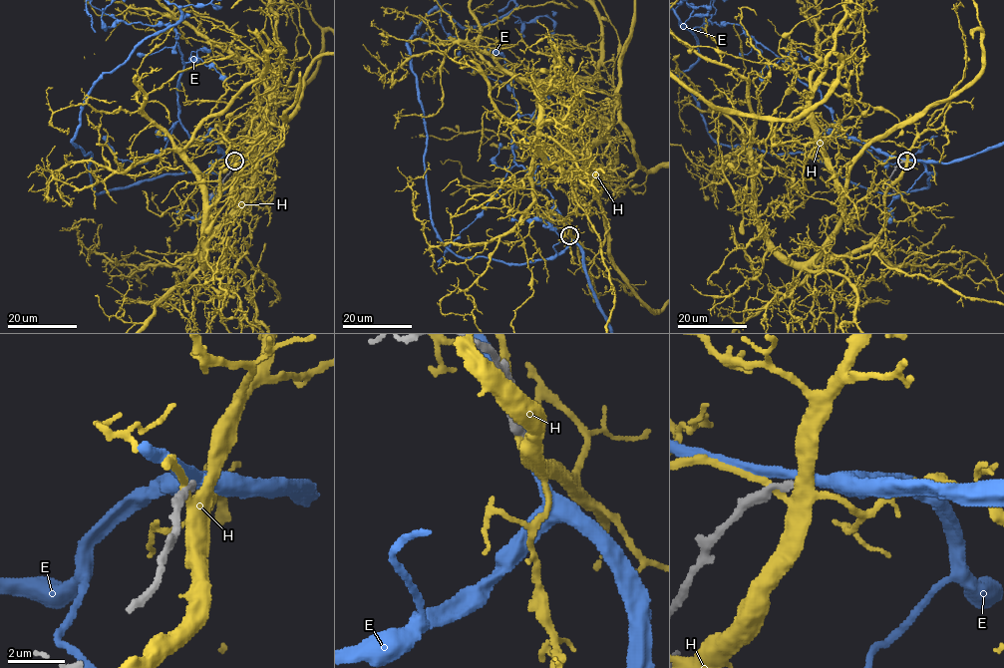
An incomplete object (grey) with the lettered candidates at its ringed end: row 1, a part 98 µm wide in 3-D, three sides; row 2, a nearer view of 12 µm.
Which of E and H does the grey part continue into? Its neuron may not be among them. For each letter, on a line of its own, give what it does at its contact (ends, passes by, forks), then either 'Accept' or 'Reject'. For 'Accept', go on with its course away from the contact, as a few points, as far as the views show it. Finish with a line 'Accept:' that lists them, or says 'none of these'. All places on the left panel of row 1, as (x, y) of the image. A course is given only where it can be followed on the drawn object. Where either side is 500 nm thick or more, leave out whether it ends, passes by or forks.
E: It passes by. Reject
H: It passes by. Reject
Accept: none of these

